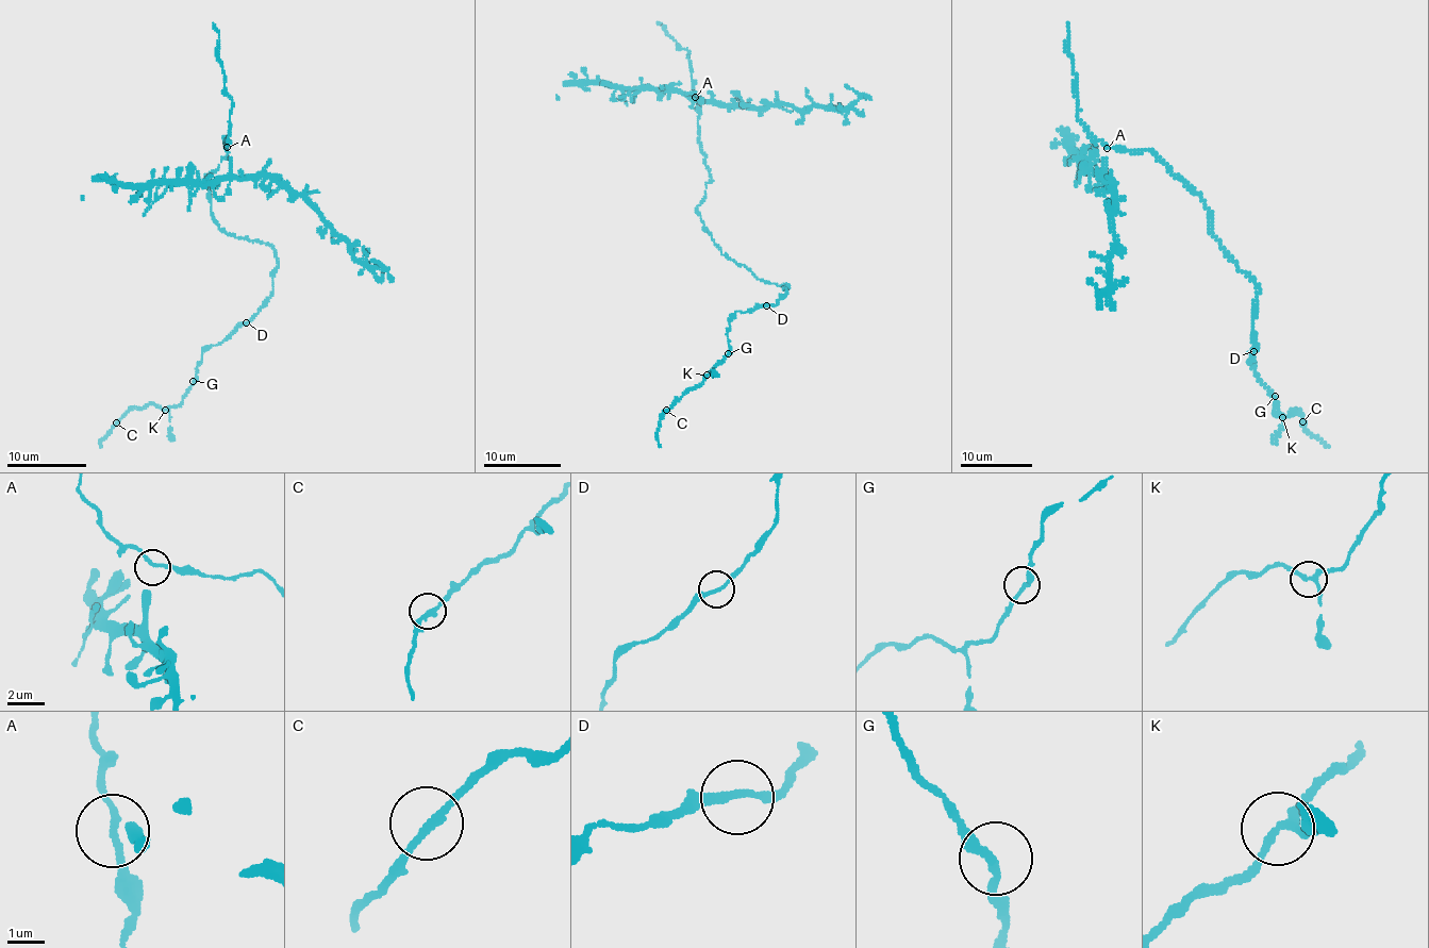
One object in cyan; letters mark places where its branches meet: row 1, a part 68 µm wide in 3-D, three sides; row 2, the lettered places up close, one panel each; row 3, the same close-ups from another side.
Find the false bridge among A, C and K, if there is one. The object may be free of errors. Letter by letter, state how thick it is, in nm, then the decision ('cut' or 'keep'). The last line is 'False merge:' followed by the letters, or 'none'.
A: 140 nm | keep
C: 240 nm | keep
K: 200 nm | keep
False merge: none

